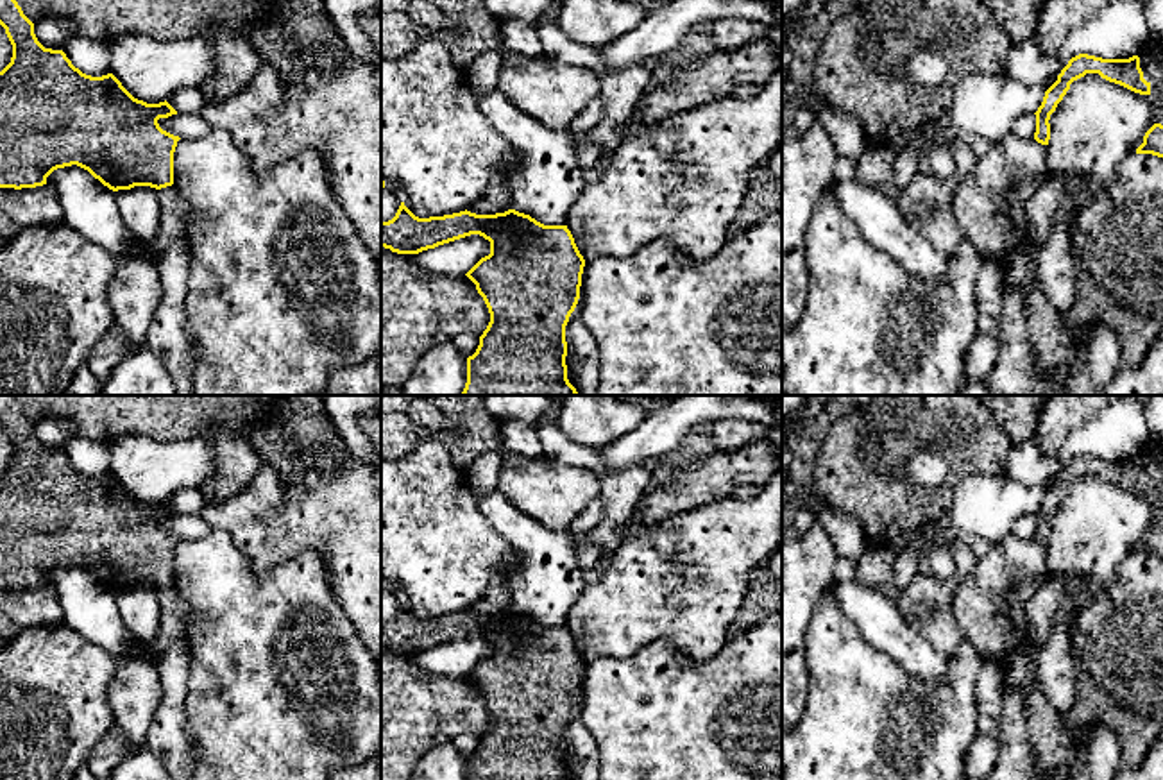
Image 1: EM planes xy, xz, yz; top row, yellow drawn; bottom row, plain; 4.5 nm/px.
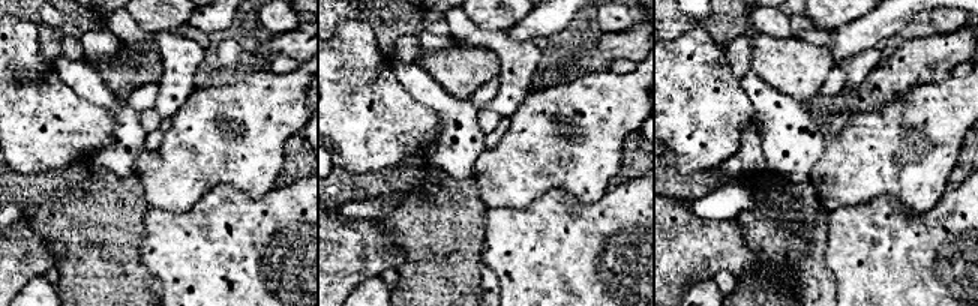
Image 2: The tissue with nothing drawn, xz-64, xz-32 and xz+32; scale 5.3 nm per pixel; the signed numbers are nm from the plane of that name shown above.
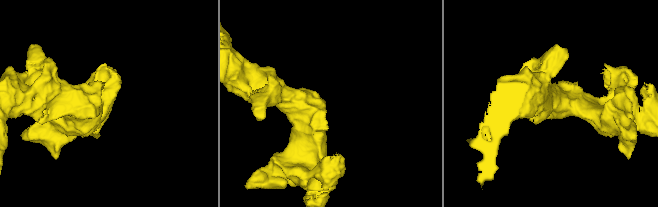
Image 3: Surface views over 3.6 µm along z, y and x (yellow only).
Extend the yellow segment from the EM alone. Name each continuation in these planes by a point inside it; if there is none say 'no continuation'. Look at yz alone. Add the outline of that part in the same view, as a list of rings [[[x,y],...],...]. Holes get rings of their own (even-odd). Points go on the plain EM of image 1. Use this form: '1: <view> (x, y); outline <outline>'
1: yz (1153, 466); outline [[[1149,442],[1143,453],[1143,472],[1149,478],[1150,488],[1163,494],[1163,447],[1154,442]]]

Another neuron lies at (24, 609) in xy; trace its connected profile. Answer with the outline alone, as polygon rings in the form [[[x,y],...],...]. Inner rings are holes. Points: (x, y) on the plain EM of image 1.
[[[54,587],[0,589],[0,648],[21,630],[61,623],[64,615]]]

